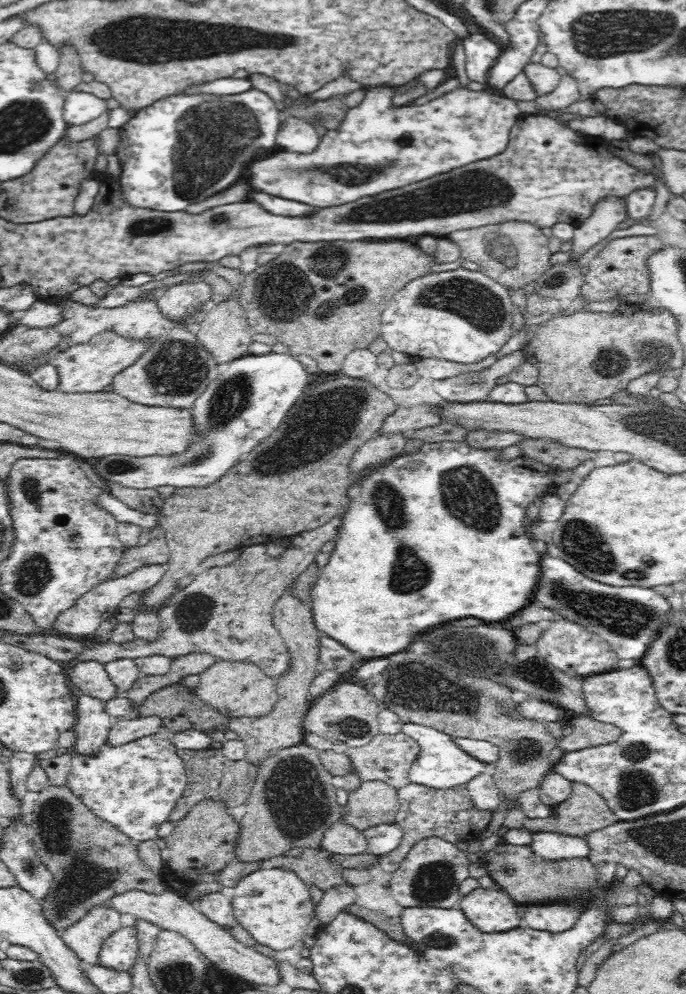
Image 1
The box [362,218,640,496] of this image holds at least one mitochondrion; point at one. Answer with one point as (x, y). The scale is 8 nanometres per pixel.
(479, 305)

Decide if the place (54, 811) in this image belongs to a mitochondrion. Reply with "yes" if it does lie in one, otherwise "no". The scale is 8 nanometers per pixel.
yes

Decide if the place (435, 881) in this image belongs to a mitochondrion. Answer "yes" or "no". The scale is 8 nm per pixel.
yes

